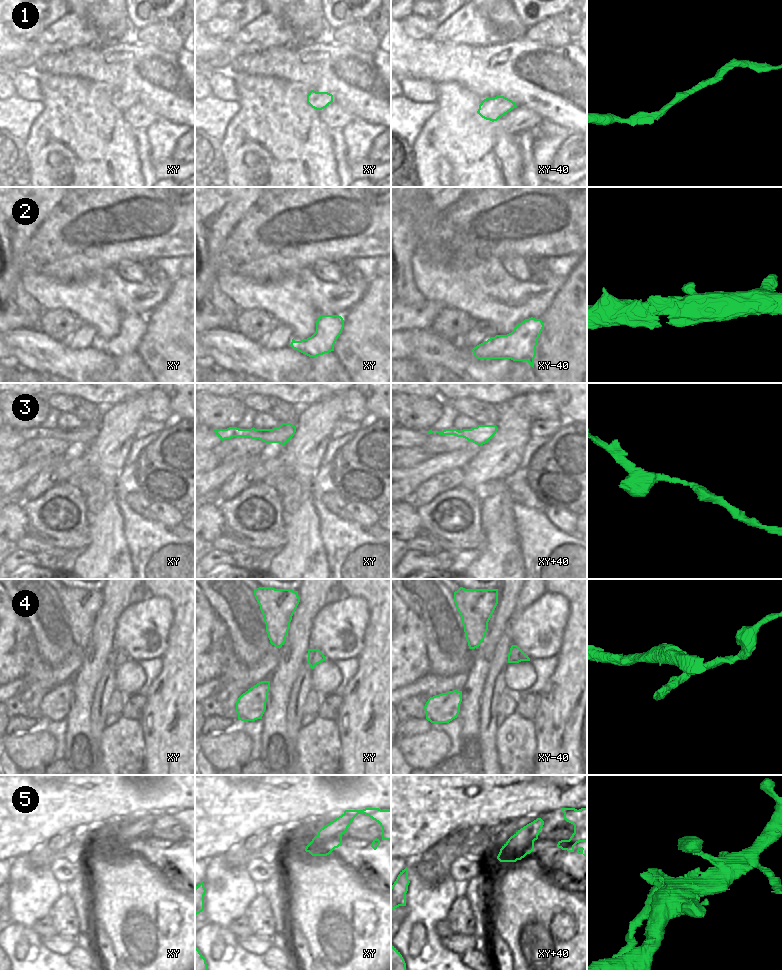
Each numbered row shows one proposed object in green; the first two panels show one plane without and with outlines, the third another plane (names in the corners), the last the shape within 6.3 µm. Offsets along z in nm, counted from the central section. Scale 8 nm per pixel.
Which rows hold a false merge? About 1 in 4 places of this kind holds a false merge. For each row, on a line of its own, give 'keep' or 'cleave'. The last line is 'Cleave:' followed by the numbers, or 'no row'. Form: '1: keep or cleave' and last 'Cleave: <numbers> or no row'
1: keep
2: keep
3: keep
4: cleave
5: cleave
Cleave: 4, 5

